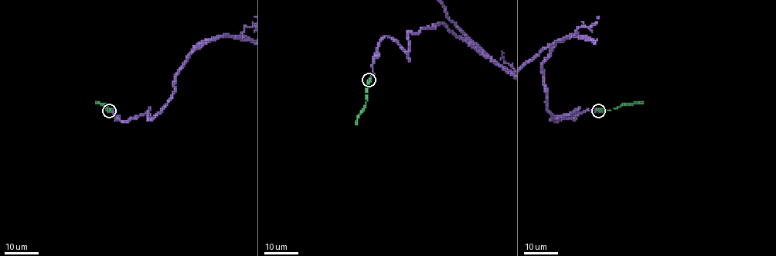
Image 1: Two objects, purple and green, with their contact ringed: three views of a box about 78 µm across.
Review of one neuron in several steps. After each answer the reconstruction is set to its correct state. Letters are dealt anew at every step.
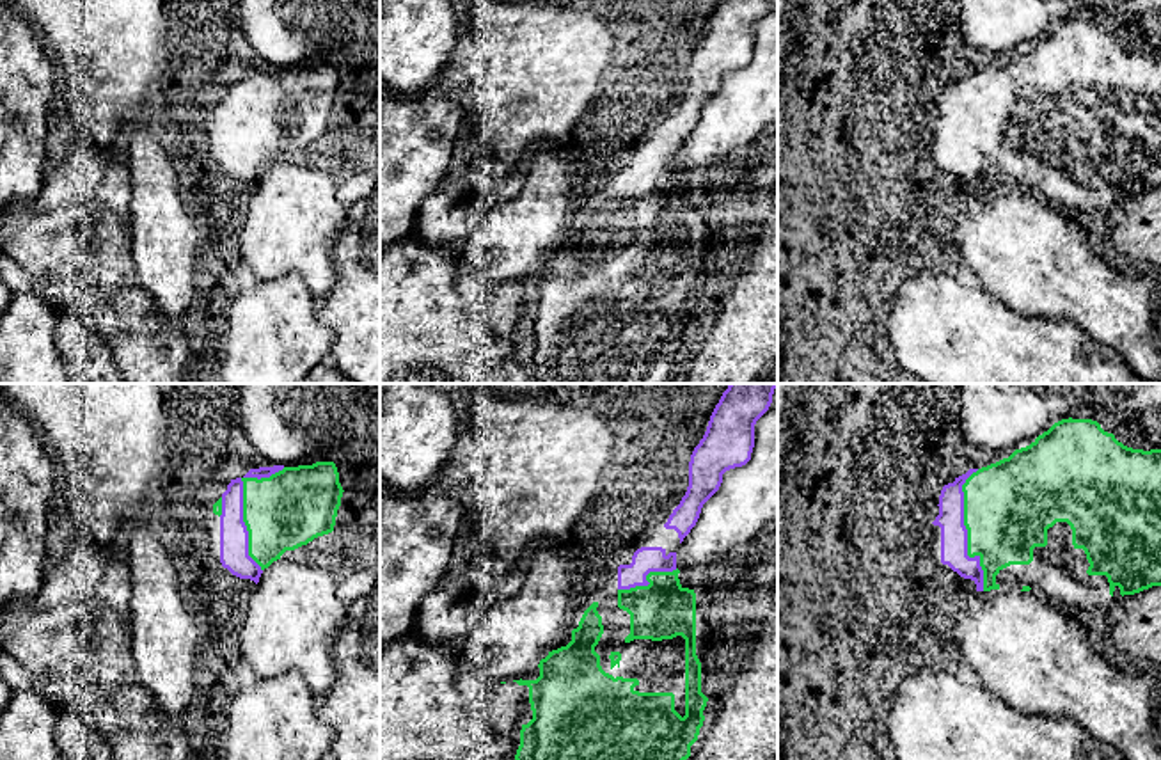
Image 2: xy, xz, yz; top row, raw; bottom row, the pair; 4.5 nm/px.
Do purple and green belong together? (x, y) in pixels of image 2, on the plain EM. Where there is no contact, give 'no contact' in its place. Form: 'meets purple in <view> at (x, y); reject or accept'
meets purple in xy at (242, 107); accept

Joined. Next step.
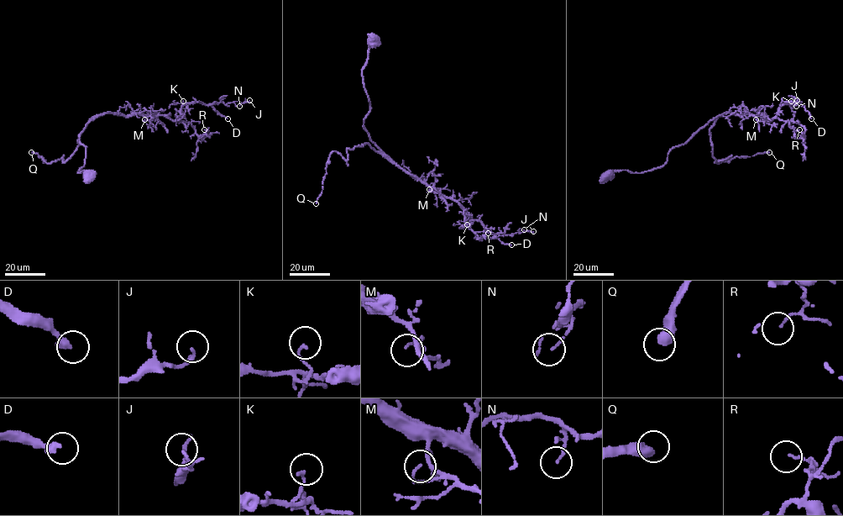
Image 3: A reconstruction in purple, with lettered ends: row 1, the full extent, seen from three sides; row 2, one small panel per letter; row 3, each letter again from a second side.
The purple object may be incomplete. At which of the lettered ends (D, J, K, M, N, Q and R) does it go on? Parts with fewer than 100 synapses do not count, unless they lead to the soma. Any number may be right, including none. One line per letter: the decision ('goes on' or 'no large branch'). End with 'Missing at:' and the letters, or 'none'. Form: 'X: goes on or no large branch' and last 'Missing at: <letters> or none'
D: no large branch
J: no large branch
K: no large branch
M: no large branch
N: no large branch
Q: goes on
R: no large branch
Missing at: Q

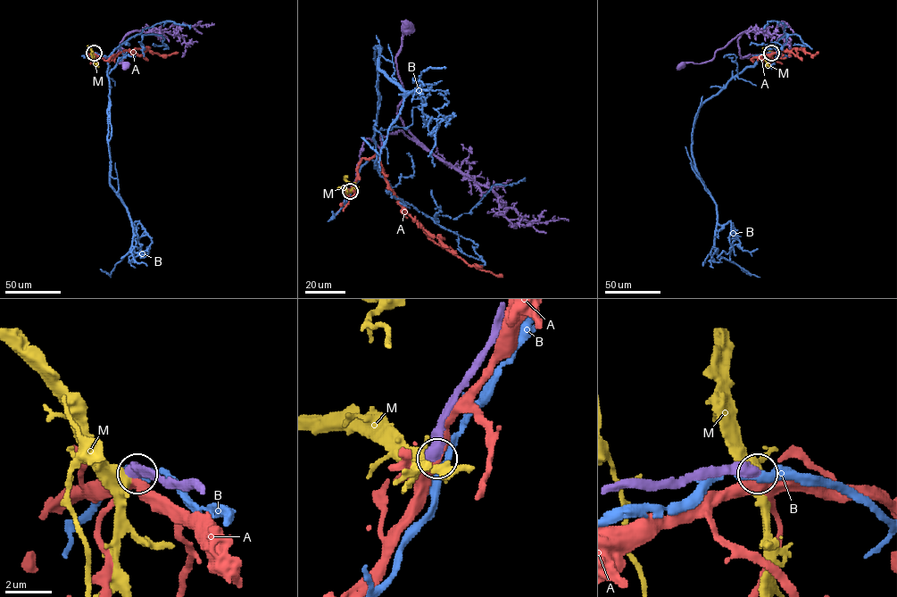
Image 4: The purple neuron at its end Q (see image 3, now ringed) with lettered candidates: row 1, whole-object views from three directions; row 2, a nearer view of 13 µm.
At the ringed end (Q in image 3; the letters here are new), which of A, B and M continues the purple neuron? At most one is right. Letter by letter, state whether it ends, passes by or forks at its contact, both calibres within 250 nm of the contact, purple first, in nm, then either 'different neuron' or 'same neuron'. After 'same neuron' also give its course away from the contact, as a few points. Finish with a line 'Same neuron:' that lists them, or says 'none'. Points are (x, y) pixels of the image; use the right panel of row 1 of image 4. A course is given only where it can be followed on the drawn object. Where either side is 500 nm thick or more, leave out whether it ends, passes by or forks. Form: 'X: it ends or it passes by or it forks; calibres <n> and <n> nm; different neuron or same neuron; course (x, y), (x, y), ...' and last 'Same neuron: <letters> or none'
A: calibres 550 and 500 nm; different neuron
B: calibres 550 and 320 nm; different neuron
M: calibres 550 and 480 nm; different neuron
Same neuron: none

